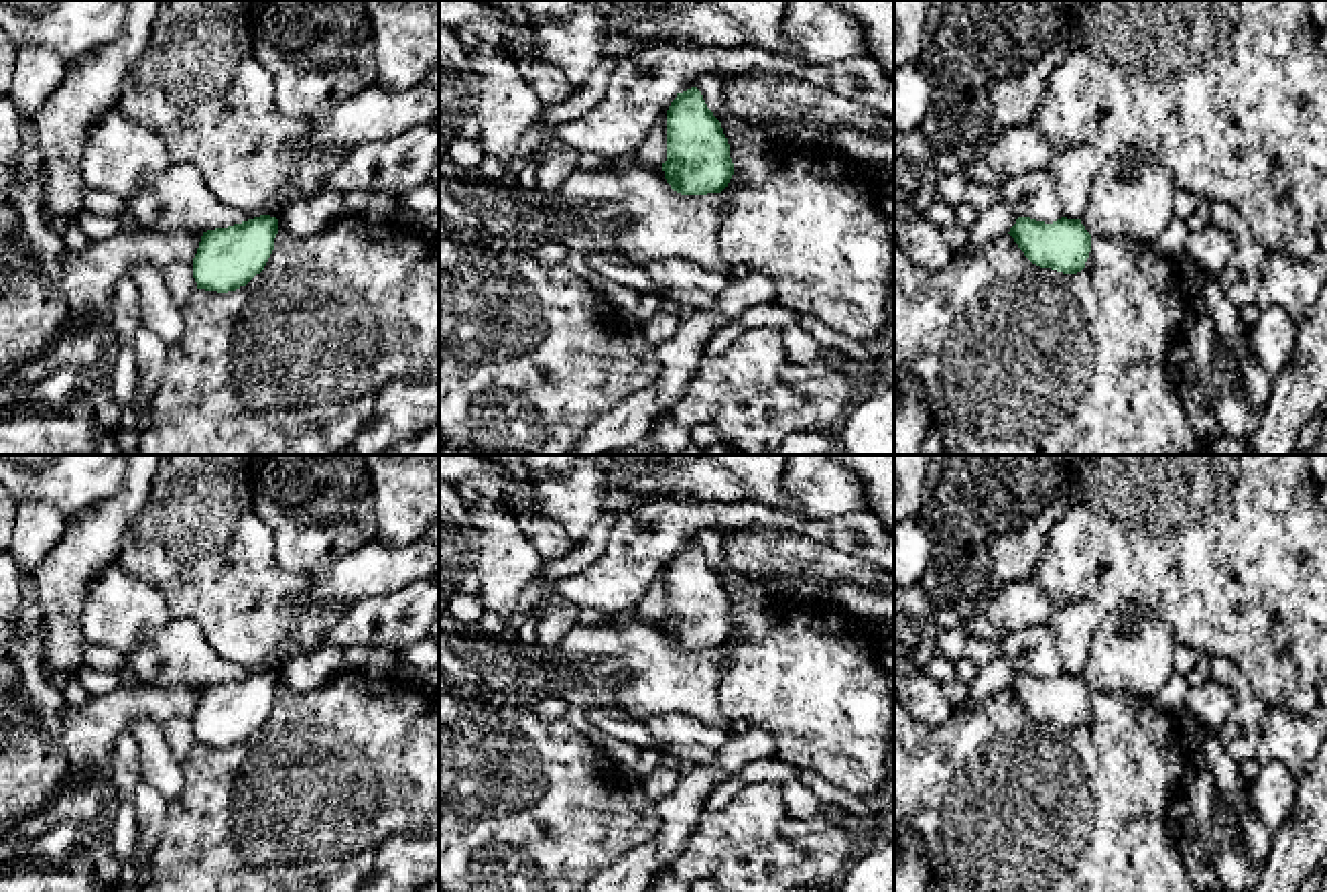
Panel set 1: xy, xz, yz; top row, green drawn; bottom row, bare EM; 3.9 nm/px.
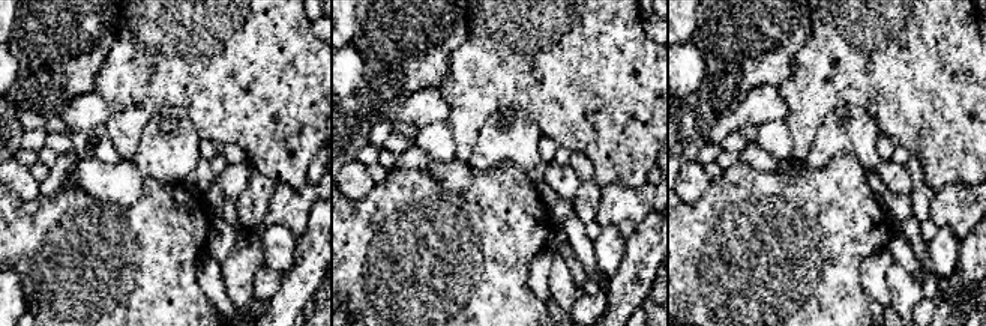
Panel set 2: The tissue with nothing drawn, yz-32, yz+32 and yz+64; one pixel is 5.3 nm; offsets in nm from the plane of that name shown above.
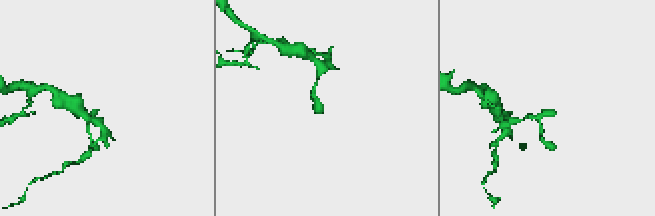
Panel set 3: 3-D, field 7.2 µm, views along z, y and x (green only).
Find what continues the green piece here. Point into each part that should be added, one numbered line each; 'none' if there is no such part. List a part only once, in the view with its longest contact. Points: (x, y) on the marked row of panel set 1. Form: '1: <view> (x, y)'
none

